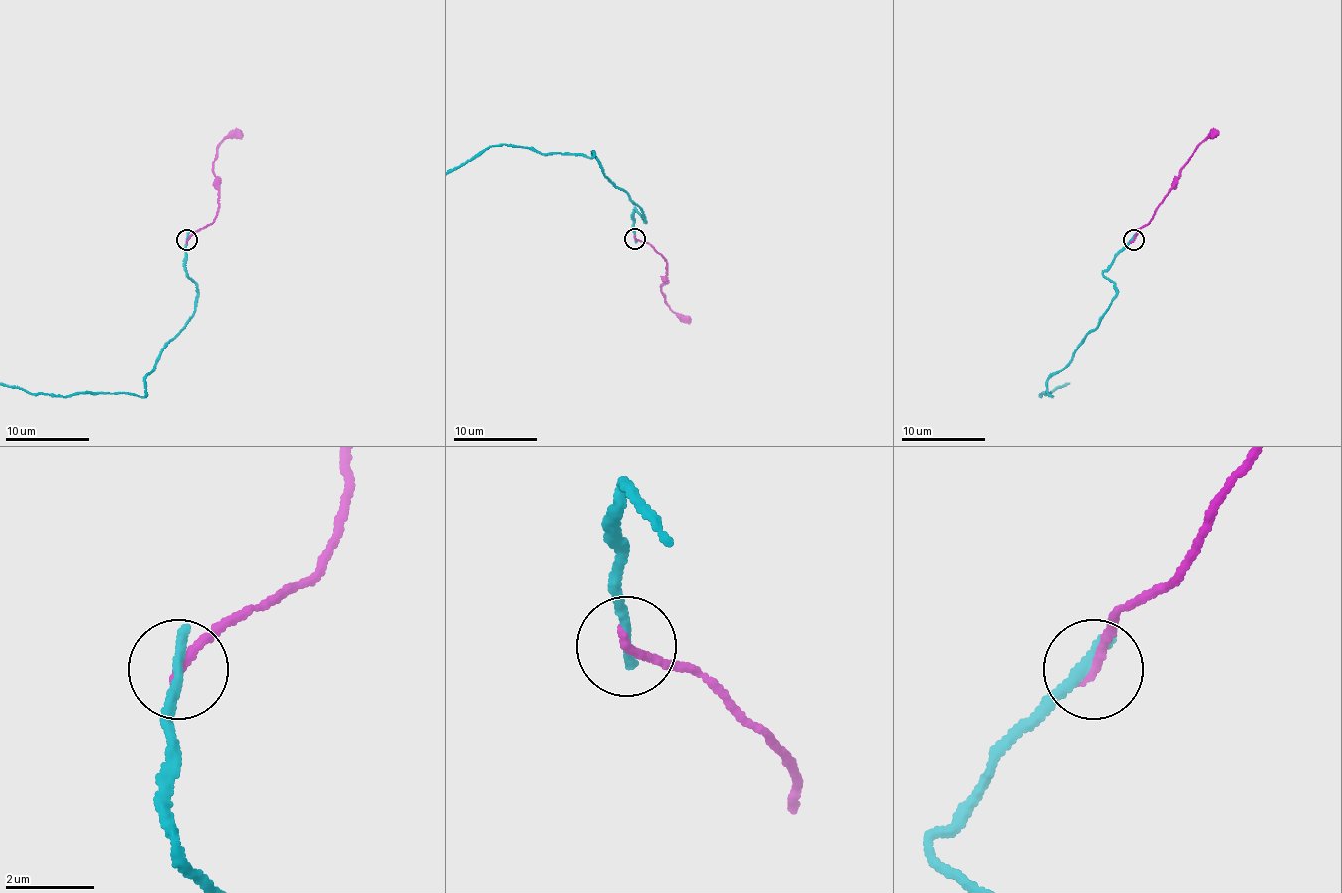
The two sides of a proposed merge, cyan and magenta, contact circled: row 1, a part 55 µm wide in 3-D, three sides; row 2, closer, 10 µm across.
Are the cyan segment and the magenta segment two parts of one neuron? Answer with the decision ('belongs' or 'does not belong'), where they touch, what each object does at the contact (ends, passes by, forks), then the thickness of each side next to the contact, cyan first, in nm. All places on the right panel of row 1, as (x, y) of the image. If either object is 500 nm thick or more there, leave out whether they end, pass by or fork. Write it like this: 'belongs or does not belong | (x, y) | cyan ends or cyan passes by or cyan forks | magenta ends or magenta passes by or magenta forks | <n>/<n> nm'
does not belong | (1133, 240) | cyan ends | magenta ends | 300/200 nm

